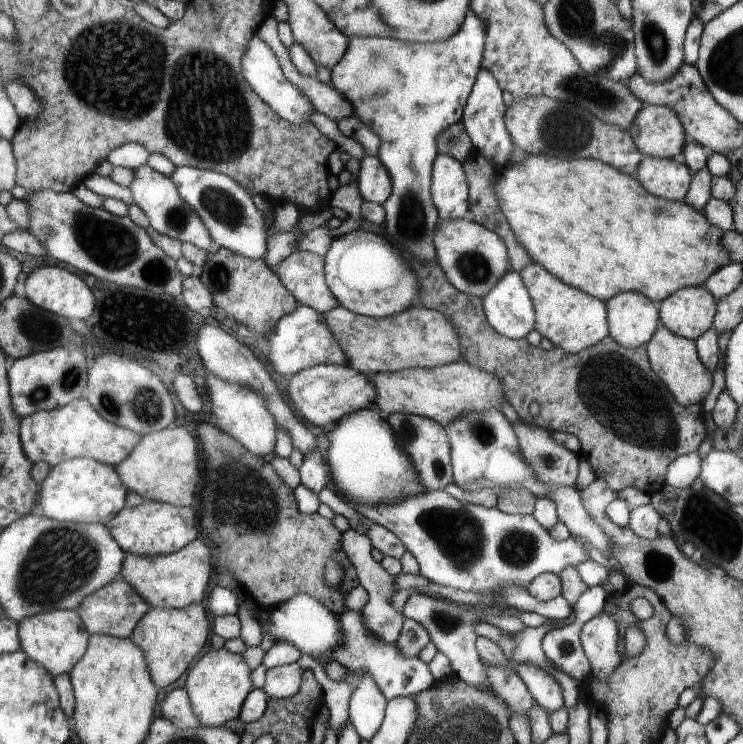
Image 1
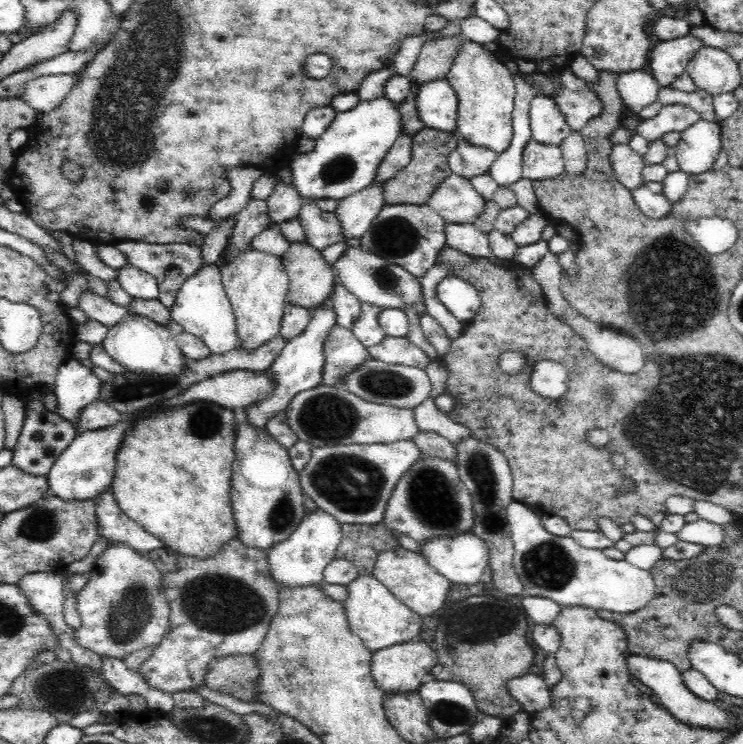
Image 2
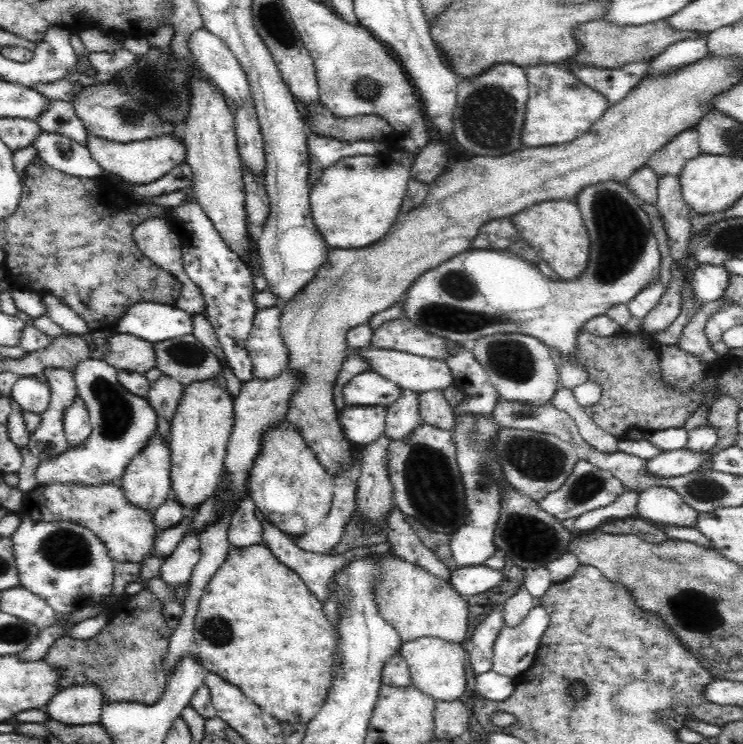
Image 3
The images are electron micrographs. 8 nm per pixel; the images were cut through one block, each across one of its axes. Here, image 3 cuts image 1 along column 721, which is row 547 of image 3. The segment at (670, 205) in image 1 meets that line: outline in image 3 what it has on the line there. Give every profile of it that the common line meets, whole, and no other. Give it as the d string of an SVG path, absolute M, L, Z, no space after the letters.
M262 544L250 546L246 549L238 549L231 546L228 559L212 576L199 602L199 608L195 614L194 640L195 654L198 654L202 668L205 668L211 674L219 675L226 682L238 686L248 698L252 699L252 702L256 703L259 710L270 714L279 723L307 725L315 717L315 714L325 701L327 688L331 683L333 669L335 668L334 654L338 652L335 646L337 642L337 626L328 620L326 613L324 613L324 605L316 599L316 596L312 595L303 579L303 575L290 571L283 563L278 562L276 556L272 555L272 552Z

